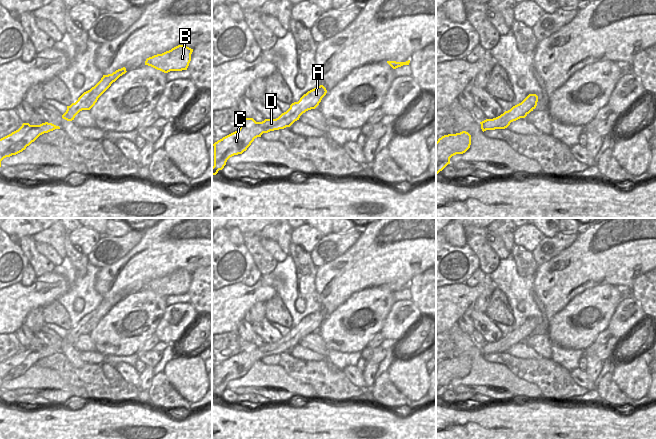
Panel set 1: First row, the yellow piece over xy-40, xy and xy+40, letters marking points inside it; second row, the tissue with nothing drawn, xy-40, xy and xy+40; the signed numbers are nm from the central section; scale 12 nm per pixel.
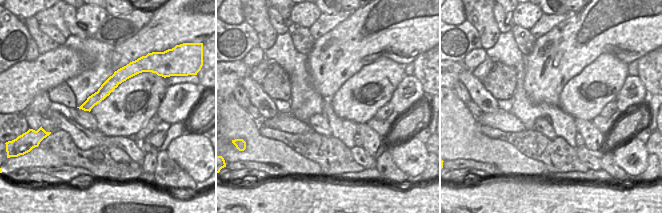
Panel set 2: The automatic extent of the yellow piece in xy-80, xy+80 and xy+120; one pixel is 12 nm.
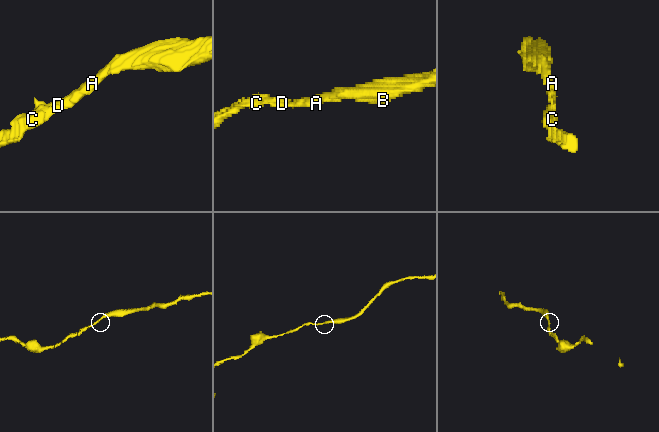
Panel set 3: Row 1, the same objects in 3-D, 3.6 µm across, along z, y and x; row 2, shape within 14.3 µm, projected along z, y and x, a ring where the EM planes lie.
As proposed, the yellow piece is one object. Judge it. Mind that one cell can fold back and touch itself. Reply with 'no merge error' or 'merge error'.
no merge error

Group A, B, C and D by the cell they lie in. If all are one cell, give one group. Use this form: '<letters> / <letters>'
A B C D

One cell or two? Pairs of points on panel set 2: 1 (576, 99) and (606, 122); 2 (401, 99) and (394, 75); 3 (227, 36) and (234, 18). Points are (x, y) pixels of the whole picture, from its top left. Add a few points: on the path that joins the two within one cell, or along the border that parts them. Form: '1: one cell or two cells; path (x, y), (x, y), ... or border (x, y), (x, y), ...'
1: two cells; border (599, 113), (591, 121)
2: two cells; border (405, 76), (388, 102)
3: two cells; border (244, 20), (237, 24), (226, 24)

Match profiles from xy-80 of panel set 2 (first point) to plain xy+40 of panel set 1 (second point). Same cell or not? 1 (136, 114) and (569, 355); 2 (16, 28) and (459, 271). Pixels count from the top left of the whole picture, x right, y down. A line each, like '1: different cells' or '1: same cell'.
1: different cells
2: same cell

